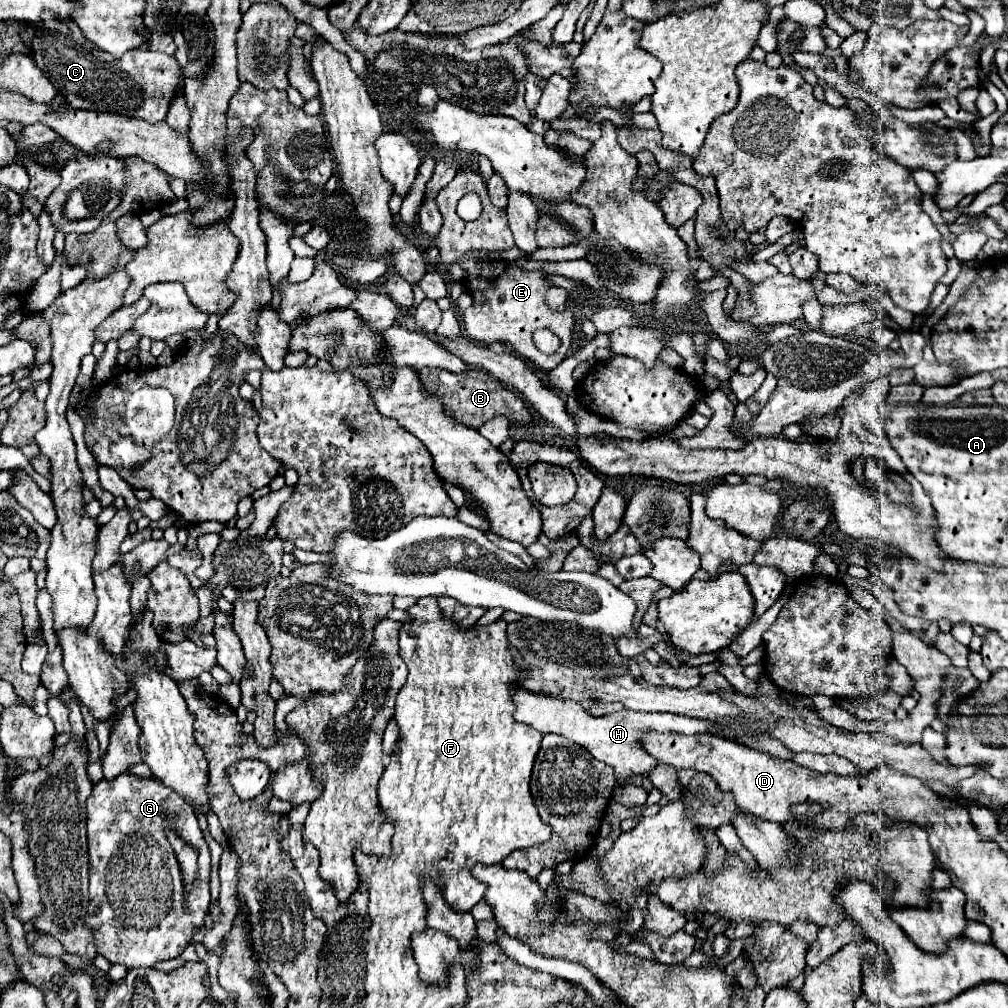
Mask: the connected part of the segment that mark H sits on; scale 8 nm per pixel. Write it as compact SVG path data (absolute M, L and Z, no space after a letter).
M511 684L513 692L513 702L515 702L515 718L523 724L533 726L535 730L547 734L561 734L573 740L575 744L585 746L587 752L591 752L597 760L605 762L607 766L613 766L617 772L617 782L623 786L625 780L633 774L647 776L649 770L655 766L655 758L645 752L641 746L641 734L649 730L657 732L685 732L685 734L695 734L695 732L709 732L709 734L723 734L721 730L715 728L713 722L709 720L693 720L687 716L673 716L669 712L635 712L635 710L621 710L615 714L607 716L591 716L583 710L579 702L573 700L563 700L557 696L547 696L539 692L531 692L521 688L519 684Z

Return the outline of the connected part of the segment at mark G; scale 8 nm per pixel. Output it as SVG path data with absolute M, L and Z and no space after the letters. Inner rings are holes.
M121 774L113 780L101 780L93 784L93 792L87 800L87 840L89 840L89 908L85 924L91 928L97 952L105 956L111 964L123 964L127 968L155 966L163 960L179 958L193 936L205 926L207 908L211 902L209 894L209 874L211 856L205 836L199 828L193 808L165 786L157 778L139 778L133 774ZM167 830L175 830L177 836L199 850L199 870L191 892L185 890L181 866L177 854L167 840ZM129 888L121 902L115 902L115 890Z

